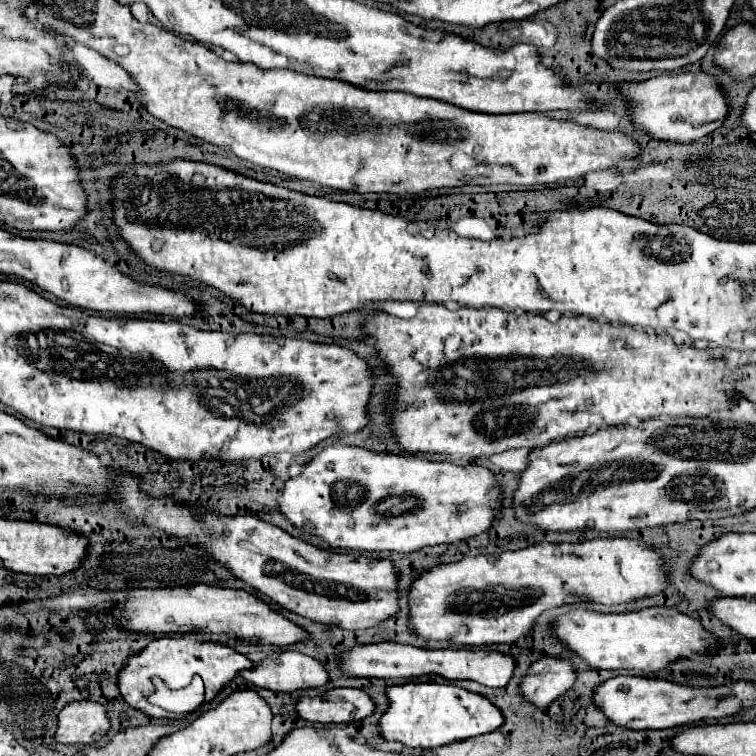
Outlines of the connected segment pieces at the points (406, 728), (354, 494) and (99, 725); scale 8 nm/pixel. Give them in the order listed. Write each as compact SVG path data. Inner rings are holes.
M409 682L399 686L387 686L387 710L377 722L379 736L383 740L401 742L407 748L437 748L457 740L467 740L479 734L497 730L503 724L501 712L483 696L467 692L455 684L437 682Z
M327 446L323 448L317 456L313 456L313 460L309 464L305 464L303 472L289 478L281 490L281 496L277 498L277 506L279 512L299 530L313 534L317 538L321 538L327 546L331 548L345 548L345 550L361 550L361 552L415 552L423 546L435 546L435 544L451 544L451 542L459 542L459 540L467 540L471 536L477 536L485 530L491 528L491 522L495 520L495 510L499 508L497 504L499 500L499 490L495 486L495 478L493 474L483 468L483 466L455 466L449 462L429 462L429 460L421 460L421 458L409 458L409 456L399 456L399 454L387 454L387 452L371 452L365 448L357 448L357 446Z
M71 702L59 712L55 742L59 744L91 744L109 730L103 706L97 702Z

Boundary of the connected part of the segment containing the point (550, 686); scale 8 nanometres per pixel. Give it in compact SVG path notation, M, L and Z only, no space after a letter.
M541 658L545 670L529 672L521 678L519 694L523 700L535 708L547 708L555 698L565 694L575 682L575 668L557 658Z

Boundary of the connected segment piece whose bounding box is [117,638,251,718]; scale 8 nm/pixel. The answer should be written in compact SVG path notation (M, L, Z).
M157 638L157 640L151 640L141 652L131 654L127 658L125 666L119 670L117 684L119 684L119 692L123 700L129 706L141 710L143 714L151 718L179 718L179 714L157 708L145 700L145 696L153 690L151 678L161 678L167 688L177 690L177 688L185 688L191 682L191 678L199 674L205 682L205 698L211 700L239 670L245 670L245 668L251 668L251 662L243 654L227 646L221 646L215 642L199 642L193 638Z

